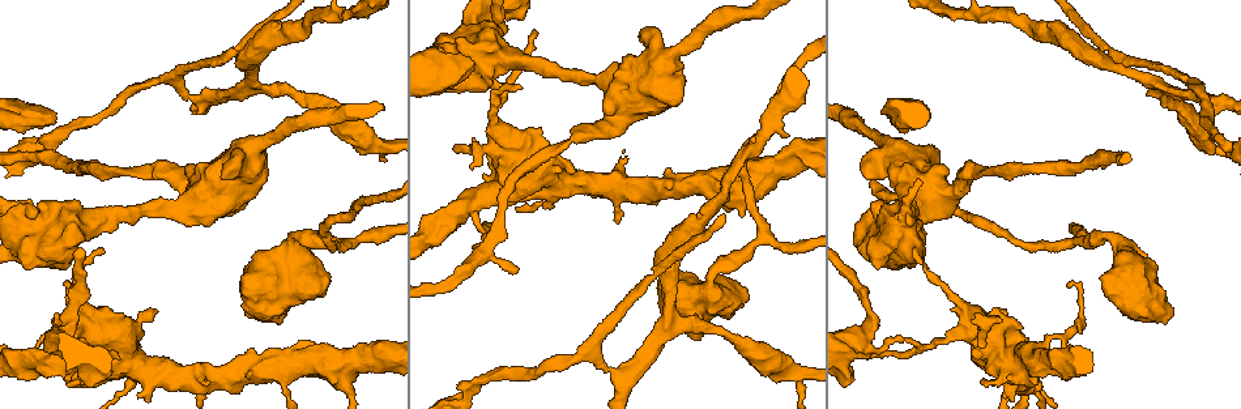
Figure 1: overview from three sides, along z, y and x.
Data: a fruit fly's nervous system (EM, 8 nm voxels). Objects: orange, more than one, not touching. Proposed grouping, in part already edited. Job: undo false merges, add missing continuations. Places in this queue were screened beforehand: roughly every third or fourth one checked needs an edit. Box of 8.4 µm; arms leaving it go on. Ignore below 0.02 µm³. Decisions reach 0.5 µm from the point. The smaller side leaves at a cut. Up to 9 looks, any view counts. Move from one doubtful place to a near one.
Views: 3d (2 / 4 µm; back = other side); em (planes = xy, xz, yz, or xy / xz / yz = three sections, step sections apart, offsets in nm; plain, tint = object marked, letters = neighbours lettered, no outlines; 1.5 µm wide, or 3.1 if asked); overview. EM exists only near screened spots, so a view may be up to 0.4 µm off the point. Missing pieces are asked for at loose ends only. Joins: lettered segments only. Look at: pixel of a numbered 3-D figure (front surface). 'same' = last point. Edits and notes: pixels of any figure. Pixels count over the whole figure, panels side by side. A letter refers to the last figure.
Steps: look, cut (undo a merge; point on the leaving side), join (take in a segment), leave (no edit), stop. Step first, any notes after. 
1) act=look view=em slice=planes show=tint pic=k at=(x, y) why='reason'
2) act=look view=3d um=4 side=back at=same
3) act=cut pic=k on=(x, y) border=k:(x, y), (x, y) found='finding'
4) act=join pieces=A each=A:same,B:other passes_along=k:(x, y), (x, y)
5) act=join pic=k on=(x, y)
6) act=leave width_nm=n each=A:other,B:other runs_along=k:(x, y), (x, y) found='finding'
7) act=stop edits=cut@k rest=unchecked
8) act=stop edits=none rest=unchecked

act=look view=3d um=4 side=back pic=1 at=(474, 64) why='stops while still wide'

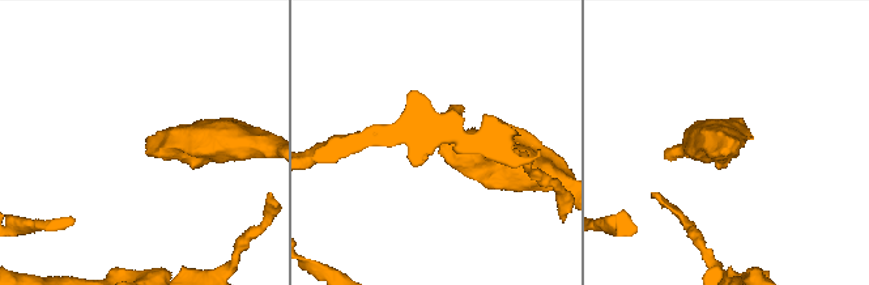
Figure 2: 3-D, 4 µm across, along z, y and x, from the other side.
act=look view=em slice=xz step=8 show=letters pic=2 at=(148, 146)

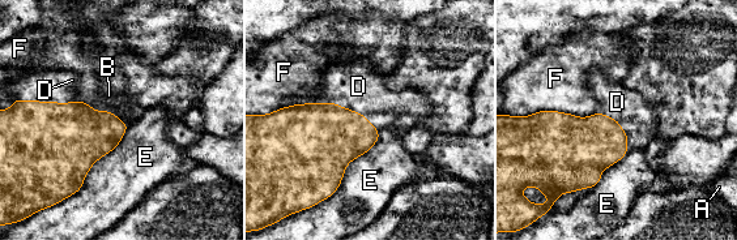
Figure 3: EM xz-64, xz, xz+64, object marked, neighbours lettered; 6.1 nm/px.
act=look view=em slice=planes show=letters at=same

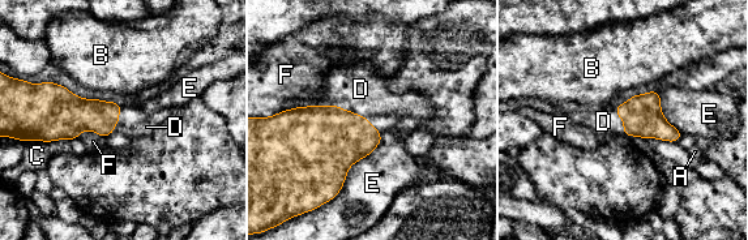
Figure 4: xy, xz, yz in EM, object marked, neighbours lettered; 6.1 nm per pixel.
act=join pieces=D each=A:other,B:other,C:other,D:same,E:other,F:other passes_along=4:(323, 142), (349, 111), (360, 89) found='the neuron continues'

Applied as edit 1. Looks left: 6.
act=look view=overview why='see it whole again'

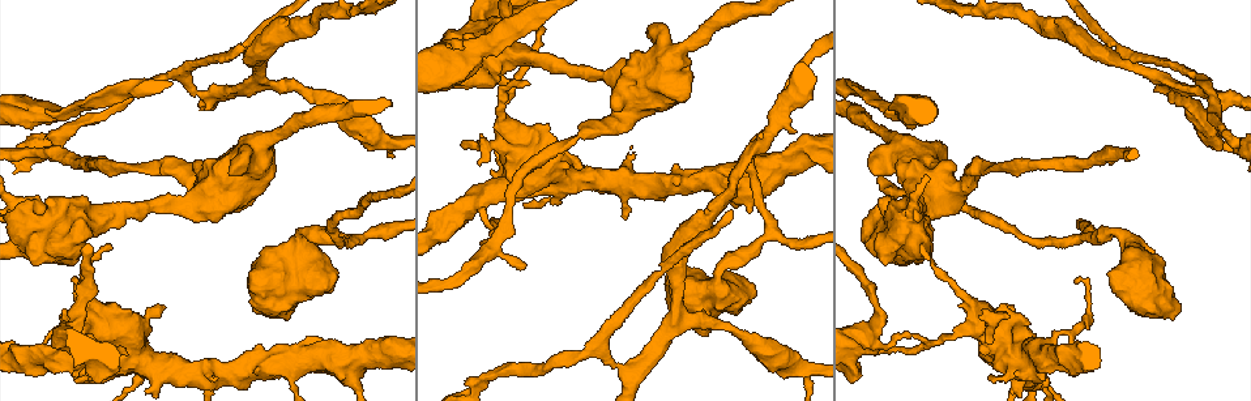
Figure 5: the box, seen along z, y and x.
act=look view=em slice=xz step=4 show=tint pic=5 at=(112, 247) why='tapers out'

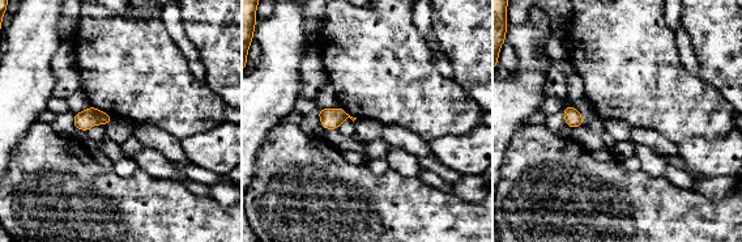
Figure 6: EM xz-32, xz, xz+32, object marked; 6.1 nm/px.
act=look view=em slice=xz step=4 show=letters at=same why='see the neighbours'

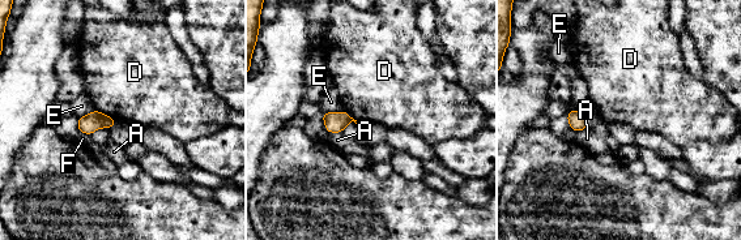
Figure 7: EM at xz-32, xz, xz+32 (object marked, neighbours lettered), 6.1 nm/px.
act=leave longest_contact=D:170nm each=A:other,D:other,E:other,F:other border=7:(94, 108), (116, 121) found='no lettered segment goes on from it'

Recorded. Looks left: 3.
act=look view=3d um=2 pic=5 at=(210, 92) why='sharp bend'

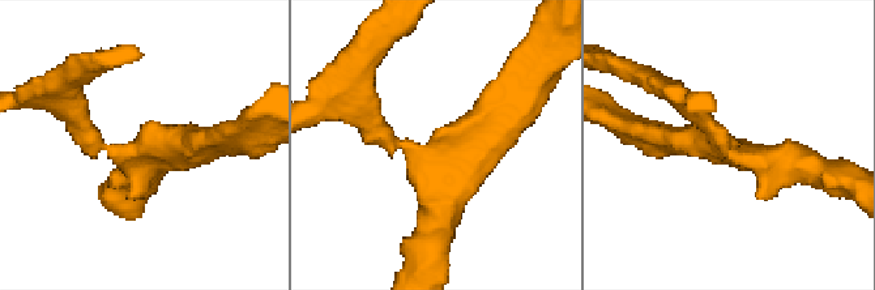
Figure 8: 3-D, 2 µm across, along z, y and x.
act=look view=em slice=planes show=tint pic=8 at=(730, 149) arms=3

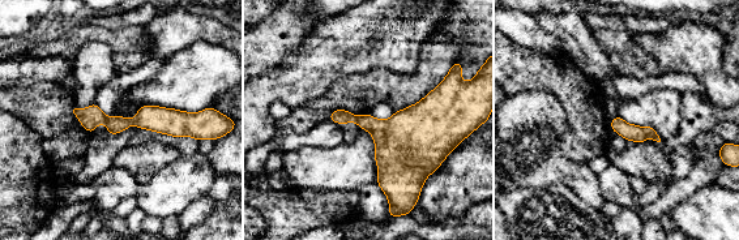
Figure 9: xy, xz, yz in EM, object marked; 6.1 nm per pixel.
act=look view=em slice=planes show=letters at=same why='see the neighbours'

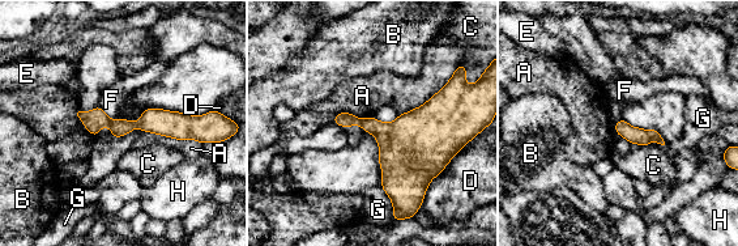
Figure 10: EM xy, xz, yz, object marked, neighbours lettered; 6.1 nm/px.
act=cut pic=10 on=(93, 121) each=A:other,B:other,C:other,D:other,E:other,F:other,G:other,H:other border=10:(112, 121), (110, 126) found='a second neuron is stuck on'

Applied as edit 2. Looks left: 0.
act=stop edits=join@4,cut@10 rest=unchecked

